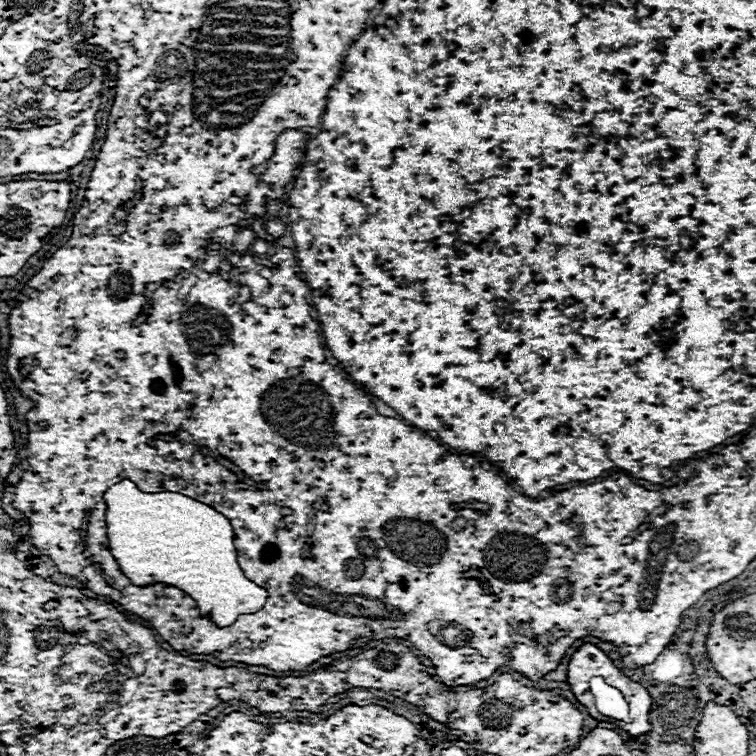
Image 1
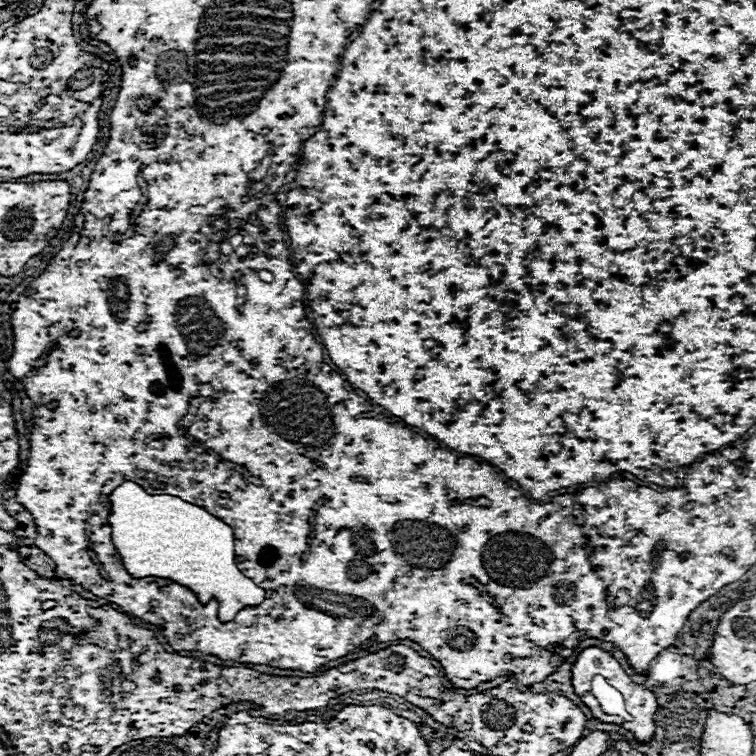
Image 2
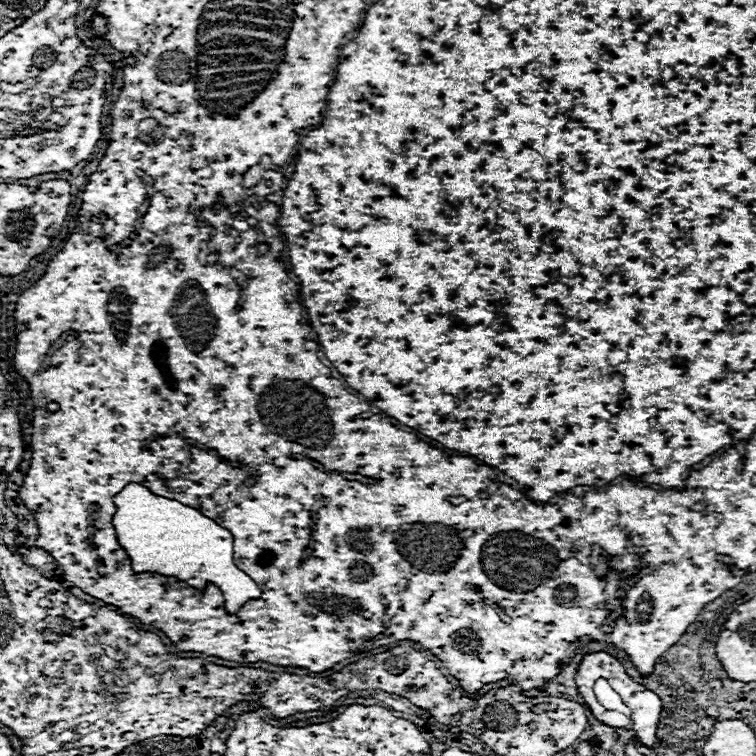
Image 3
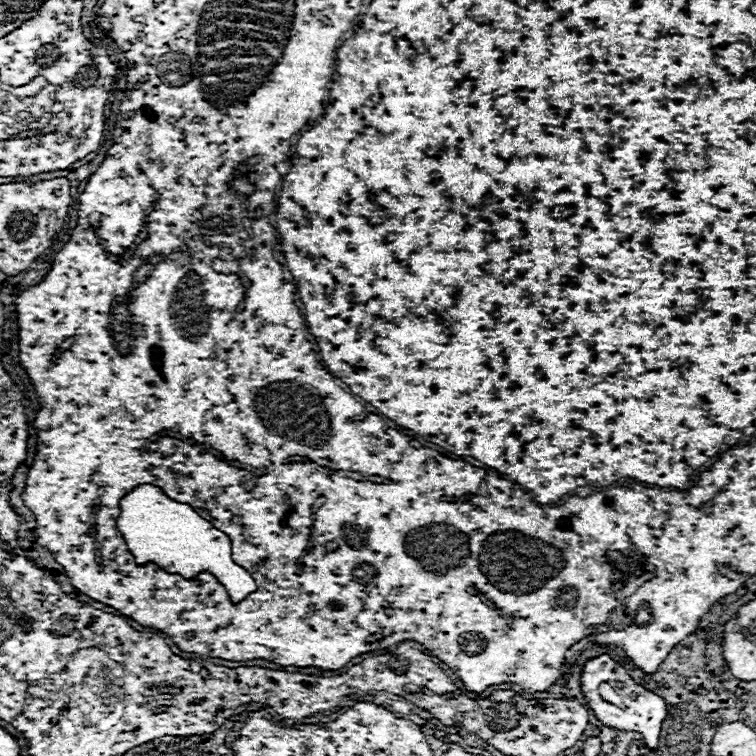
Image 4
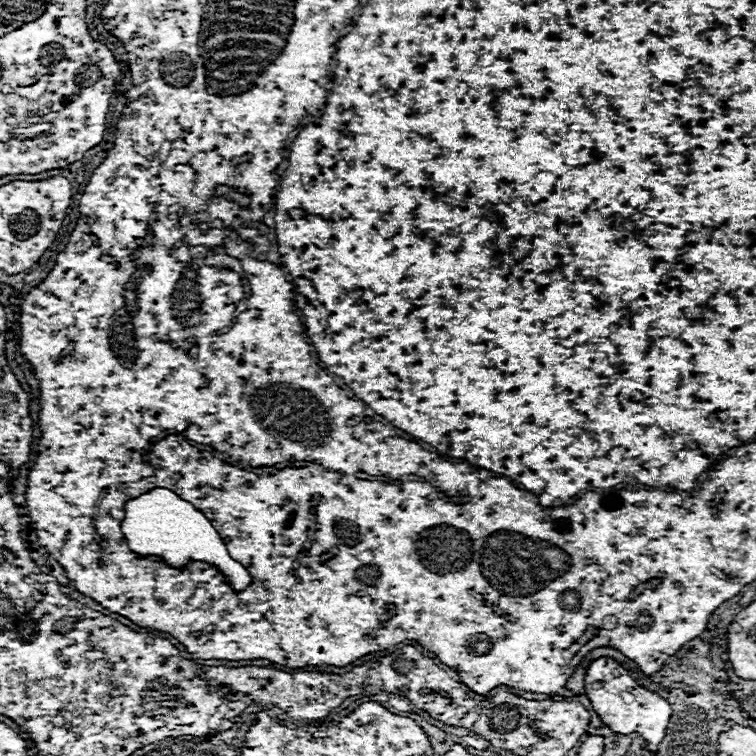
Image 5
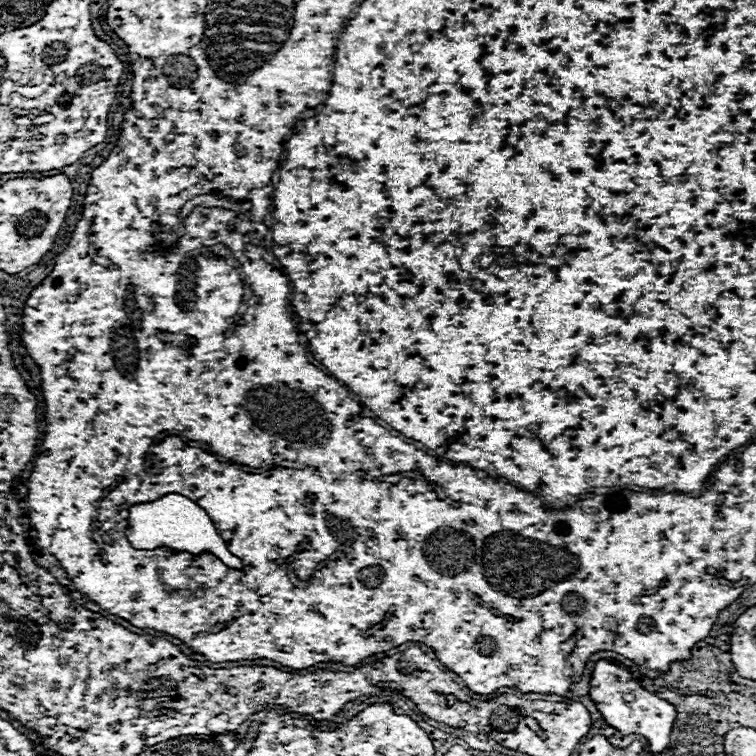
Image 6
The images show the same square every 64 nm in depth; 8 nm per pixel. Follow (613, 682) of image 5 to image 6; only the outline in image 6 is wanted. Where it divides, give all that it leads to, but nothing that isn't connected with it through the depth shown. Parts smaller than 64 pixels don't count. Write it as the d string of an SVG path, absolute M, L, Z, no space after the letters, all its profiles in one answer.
M598 660L590 676L590 698L594 700L598 712L608 726L616 728L620 734L640 734L648 740L650 752L662 752L668 744L668 736L674 724L672 704L658 698L654 692L642 688L630 672L614 660Z

